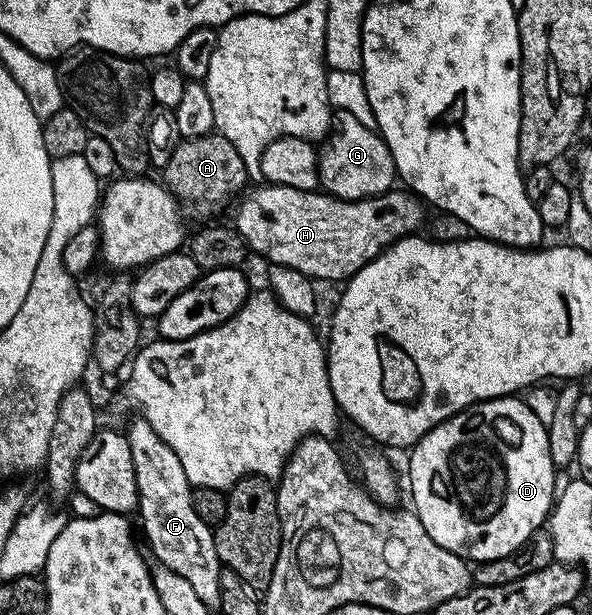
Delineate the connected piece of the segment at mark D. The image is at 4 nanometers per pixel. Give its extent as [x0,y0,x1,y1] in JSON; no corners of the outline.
[409,398,556,564]

